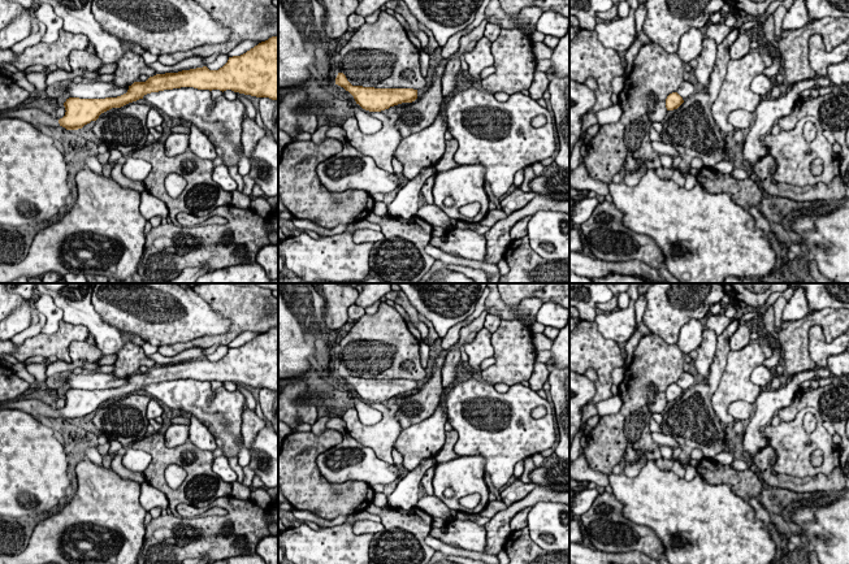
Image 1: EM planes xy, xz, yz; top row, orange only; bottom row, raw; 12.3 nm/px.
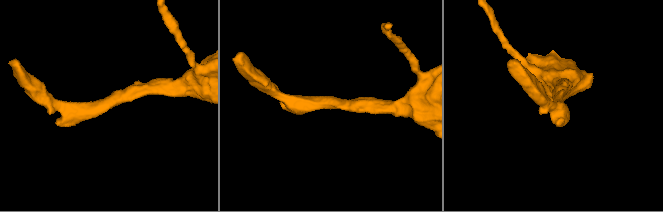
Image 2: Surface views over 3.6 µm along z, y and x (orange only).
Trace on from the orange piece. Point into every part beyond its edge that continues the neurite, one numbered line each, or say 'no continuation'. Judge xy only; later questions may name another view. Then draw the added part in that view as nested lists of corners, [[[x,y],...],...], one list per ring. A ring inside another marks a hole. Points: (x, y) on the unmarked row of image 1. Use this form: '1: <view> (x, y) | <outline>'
1: xy (39, 408) | [[[21,396],[0,404],[0,409],[18,409],[31,415],[38,421],[56,420],[60,417],[52,402],[38,396]]]

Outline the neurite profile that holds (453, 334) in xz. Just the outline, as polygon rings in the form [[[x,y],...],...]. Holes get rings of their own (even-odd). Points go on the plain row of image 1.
[[[463,321],[454,325],[447,334],[442,338],[441,347],[442,350],[449,350],[452,346],[455,346],[459,340],[459,333],[460,329],[463,327]]]

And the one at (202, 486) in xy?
[[[155,431],[131,443],[131,447],[152,456],[143,473],[144,481],[166,495],[168,509],[174,516],[178,516],[178,504],[202,508],[217,498],[231,495],[231,483],[224,482],[212,469],[213,454],[199,450],[190,441],[169,448],[164,434]],[[170,464],[182,467],[187,473],[178,489],[170,489],[165,481],[165,469]]]

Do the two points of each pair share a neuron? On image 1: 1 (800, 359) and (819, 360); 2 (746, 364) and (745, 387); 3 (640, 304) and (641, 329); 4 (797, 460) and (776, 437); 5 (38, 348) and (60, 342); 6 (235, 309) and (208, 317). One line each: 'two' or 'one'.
1: two
2: one
3: one
4: one
5: one
6: two

